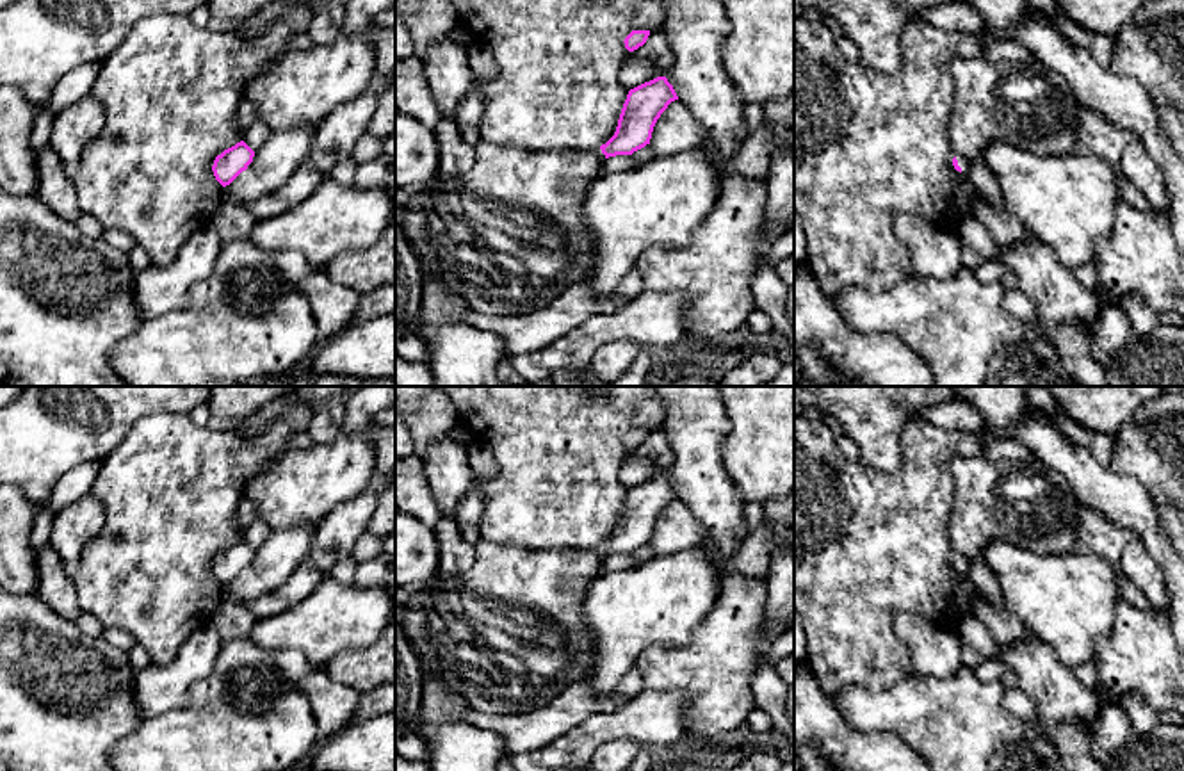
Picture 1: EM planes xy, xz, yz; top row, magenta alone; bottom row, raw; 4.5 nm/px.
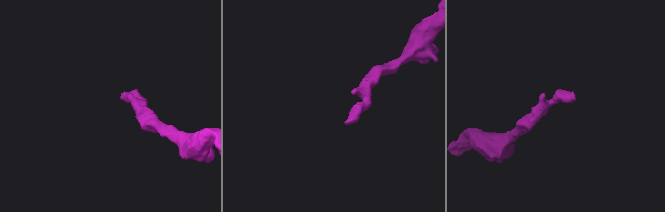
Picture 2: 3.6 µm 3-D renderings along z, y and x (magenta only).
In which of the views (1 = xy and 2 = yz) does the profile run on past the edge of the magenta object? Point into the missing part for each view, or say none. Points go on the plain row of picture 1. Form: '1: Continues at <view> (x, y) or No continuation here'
1: No continuation here
2: Continues at yz (1031, 506)

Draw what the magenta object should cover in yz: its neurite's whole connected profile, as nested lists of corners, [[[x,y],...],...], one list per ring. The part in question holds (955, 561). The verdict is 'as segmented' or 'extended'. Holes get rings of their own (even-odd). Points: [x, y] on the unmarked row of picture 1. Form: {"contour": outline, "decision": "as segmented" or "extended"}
{"contour": [[[958,456],[951,463],[954,474],[954,506],[949,523],[949,538],[954,552],[953,564],[967,573],[974,561],[983,559],[990,541],[1002,540],[1038,554],[1072,554],[1077,550],[1079,502],[1068,481],[1040,463],[1020,465],[1010,459],[986,459]]], "decision": "extended"}

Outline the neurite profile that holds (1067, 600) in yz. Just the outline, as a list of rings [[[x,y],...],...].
[[[1010,541],[985,547],[1002,605],[1068,668],[1095,661],[1095,639],[1107,636],[1122,600],[1123,573],[1106,559],[1072,552],[1038,554]]]

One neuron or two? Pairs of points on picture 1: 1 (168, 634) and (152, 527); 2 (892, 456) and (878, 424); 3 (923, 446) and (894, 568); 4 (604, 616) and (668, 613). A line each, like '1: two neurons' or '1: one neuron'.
1: one neuron
2: one neuron
3: one neuron
4: one neuron

